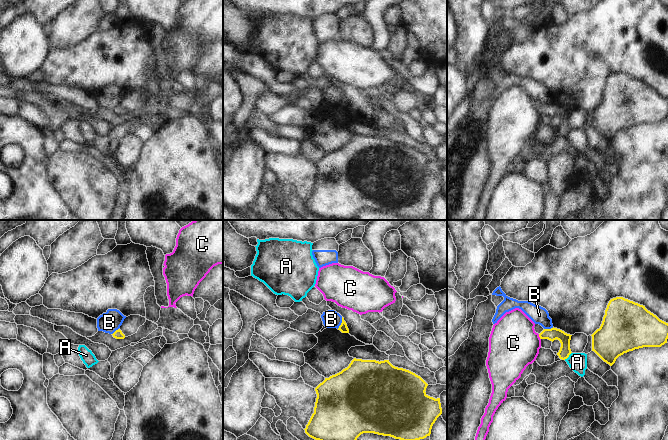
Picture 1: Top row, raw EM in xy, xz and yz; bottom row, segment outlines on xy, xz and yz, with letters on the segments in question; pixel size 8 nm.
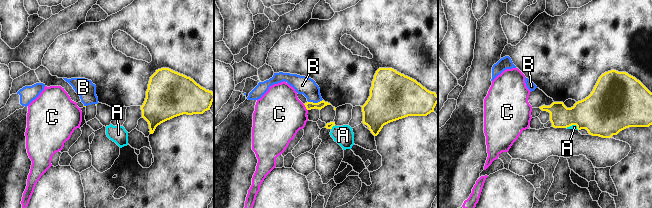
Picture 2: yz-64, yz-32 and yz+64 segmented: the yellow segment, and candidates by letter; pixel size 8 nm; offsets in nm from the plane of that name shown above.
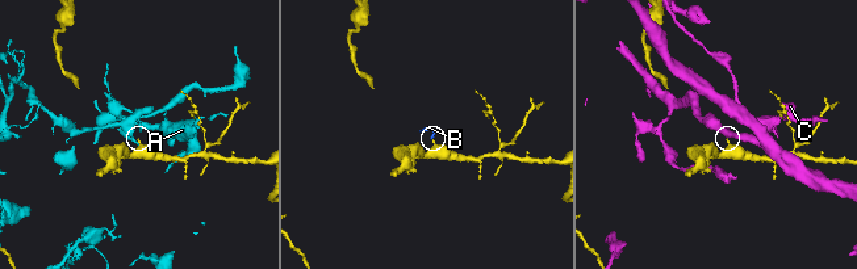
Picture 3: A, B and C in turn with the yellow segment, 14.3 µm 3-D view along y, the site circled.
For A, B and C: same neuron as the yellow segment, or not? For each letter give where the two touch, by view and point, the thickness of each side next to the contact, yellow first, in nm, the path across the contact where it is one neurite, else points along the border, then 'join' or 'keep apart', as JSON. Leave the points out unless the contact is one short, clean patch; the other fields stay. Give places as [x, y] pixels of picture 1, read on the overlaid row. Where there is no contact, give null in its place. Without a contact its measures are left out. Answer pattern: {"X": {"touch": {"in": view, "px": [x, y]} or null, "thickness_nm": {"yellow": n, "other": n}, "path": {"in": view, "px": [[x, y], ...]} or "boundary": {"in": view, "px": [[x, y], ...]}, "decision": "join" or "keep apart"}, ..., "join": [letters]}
{"A": {"touch": {"in": "yz", "px": [568, 356]}, "thickness_nm": {"yellow": 100, "other": 150}, "boundary": {"in": "yz", "px": [[571, 352], [564, 359]]}, "decision": "keep apart"}, "B": {"touch": {"in": "xz", "px": [341, 323]}, "thickness_nm": {"yellow": 70, "other": 140}, "boundary": {"in": "xz", "px": [[342, 317], [342, 322], [337, 328]]}, "decision": "keep apart"}, "C": {"touch": {"in": "yz", "px": [539, 336]}, "thickness_nm": {"yellow": 100, "other": 400}, "boundary": {"in": "yz", "px": [[538, 334], [540, 339]]}, "decision": "keep apart"}, "join": []}

